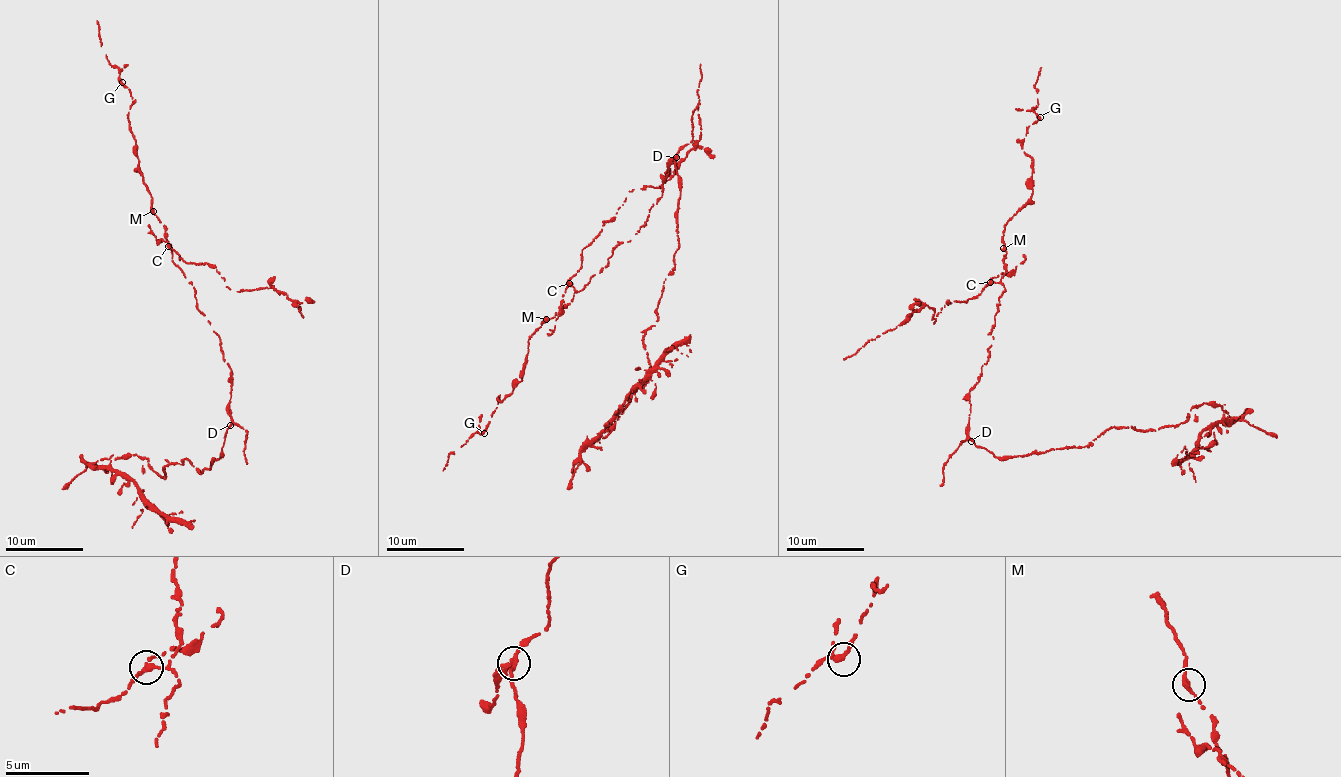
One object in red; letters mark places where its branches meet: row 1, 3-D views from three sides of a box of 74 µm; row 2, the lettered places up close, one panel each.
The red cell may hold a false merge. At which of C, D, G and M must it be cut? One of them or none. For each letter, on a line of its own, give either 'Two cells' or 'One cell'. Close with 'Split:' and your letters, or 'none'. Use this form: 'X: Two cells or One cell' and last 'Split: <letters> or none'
C: Two cells
D: One cell
G: One cell
M: One cell
Split: C

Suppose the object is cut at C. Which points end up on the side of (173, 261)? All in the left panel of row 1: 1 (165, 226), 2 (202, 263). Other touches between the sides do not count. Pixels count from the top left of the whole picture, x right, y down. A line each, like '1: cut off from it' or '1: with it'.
1: with it
2: cut off from it

